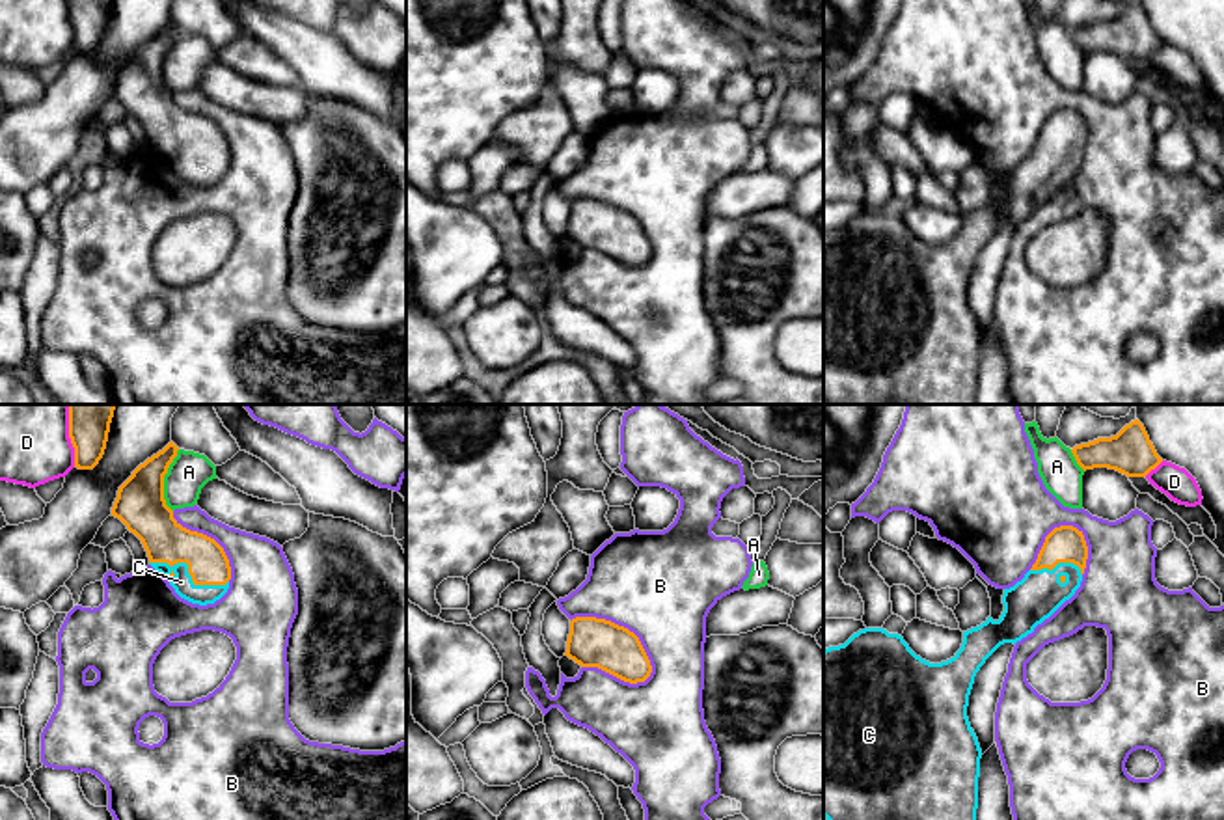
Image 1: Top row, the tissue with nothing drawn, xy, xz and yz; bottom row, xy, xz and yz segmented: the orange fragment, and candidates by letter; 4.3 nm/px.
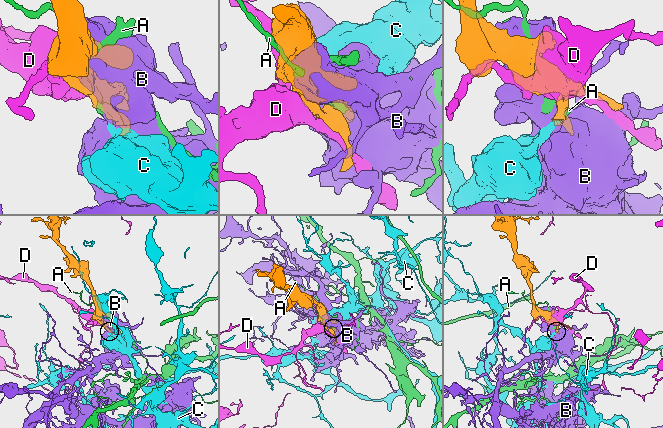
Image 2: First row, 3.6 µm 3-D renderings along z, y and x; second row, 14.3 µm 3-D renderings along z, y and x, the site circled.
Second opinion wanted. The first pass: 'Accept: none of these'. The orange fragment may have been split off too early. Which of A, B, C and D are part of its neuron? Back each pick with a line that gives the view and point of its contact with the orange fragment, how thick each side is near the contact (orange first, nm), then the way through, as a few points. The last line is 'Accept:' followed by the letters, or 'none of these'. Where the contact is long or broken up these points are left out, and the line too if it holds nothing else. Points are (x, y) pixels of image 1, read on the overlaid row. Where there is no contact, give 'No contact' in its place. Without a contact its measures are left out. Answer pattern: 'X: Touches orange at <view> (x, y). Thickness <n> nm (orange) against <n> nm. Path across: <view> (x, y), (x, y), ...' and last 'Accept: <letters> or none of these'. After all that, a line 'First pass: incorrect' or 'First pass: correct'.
C: Touches orange at xy (189, 573). Thickness 190 nm (orange) against 90 nm. Path across: xy (164, 541), (189, 573), (181, 582)
Accept: C
First pass: incorrect

